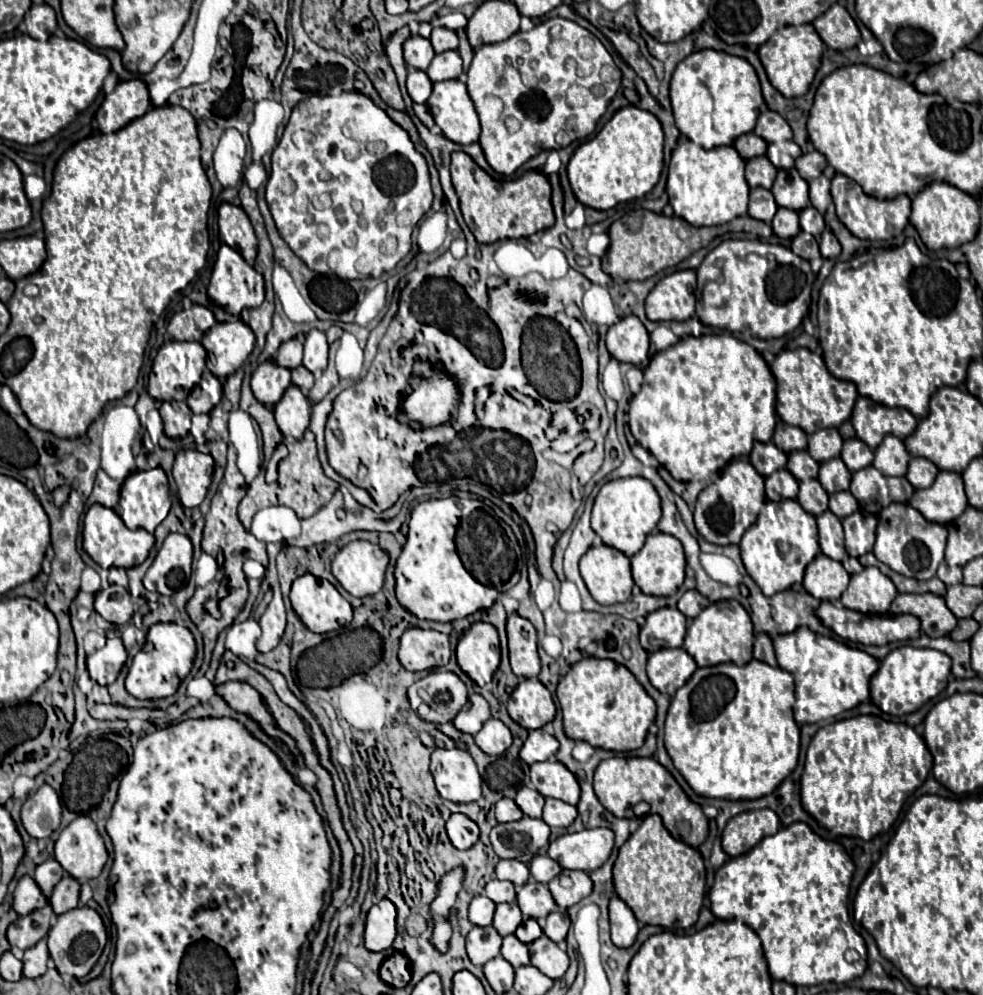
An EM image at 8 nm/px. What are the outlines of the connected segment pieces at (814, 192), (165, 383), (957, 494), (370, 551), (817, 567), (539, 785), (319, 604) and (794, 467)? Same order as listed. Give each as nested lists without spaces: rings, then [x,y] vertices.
[[[823,174],[815,180],[809,182],[809,198],[811,204],[823,214],[827,210],[827,206],[831,204],[831,194],[829,194],[829,178],[825,178]]]
[[[167,340],[155,360],[153,360],[153,368],[149,374],[149,382],[147,382],[147,392],[159,400],[159,402],[171,402],[171,400],[187,400],[191,388],[197,384],[197,380],[201,380],[201,374],[205,370],[205,348],[199,342],[179,342],[179,340]]]
[[[939,472],[933,486],[915,490],[909,506],[919,510],[929,522],[949,524],[967,508],[961,474]]]
[[[367,540],[349,542],[333,558],[333,576],[351,596],[369,596],[381,590],[389,554]]]
[[[819,554],[807,568],[805,578],[803,578],[803,586],[805,590],[817,598],[817,600],[837,600],[843,590],[849,584],[849,574],[845,572],[845,568],[835,562],[829,560],[829,556]]]
[[[545,760],[545,762],[535,762],[529,766],[529,776],[533,788],[551,798],[559,798],[567,804],[577,804],[579,800],[579,784],[577,778],[557,760]]]
[[[313,574],[299,576],[291,586],[289,598],[293,610],[311,632],[325,634],[351,624],[351,604],[329,580]]]
[[[791,452],[789,454],[789,464],[787,464],[787,470],[795,476],[795,480],[809,480],[809,478],[817,478],[817,470],[819,470],[819,464],[805,452]]]

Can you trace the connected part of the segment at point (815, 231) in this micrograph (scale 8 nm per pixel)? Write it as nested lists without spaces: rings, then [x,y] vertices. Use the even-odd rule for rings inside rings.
[[[809,206],[809,208],[805,208],[805,210],[799,212],[799,224],[801,224],[803,232],[813,234],[815,238],[819,238],[821,232],[823,232],[823,228],[825,228],[823,216],[813,206]]]

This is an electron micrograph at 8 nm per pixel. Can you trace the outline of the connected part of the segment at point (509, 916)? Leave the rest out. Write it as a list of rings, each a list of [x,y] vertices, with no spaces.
[[[515,902],[511,904],[497,904],[495,908],[495,916],[493,916],[493,926],[501,936],[513,934],[517,930],[517,926],[521,924],[521,910]]]

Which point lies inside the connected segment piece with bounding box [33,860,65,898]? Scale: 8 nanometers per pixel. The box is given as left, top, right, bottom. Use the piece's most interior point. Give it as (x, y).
(47, 874)

